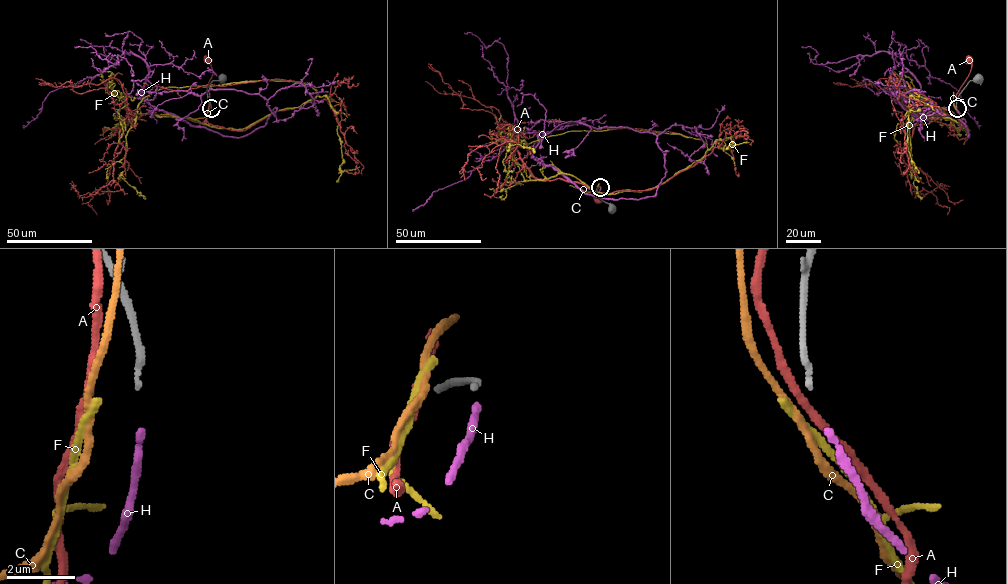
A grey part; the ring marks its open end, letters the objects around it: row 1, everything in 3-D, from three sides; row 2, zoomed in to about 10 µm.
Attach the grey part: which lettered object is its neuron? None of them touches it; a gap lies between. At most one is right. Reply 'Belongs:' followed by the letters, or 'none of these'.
Belongs: H

